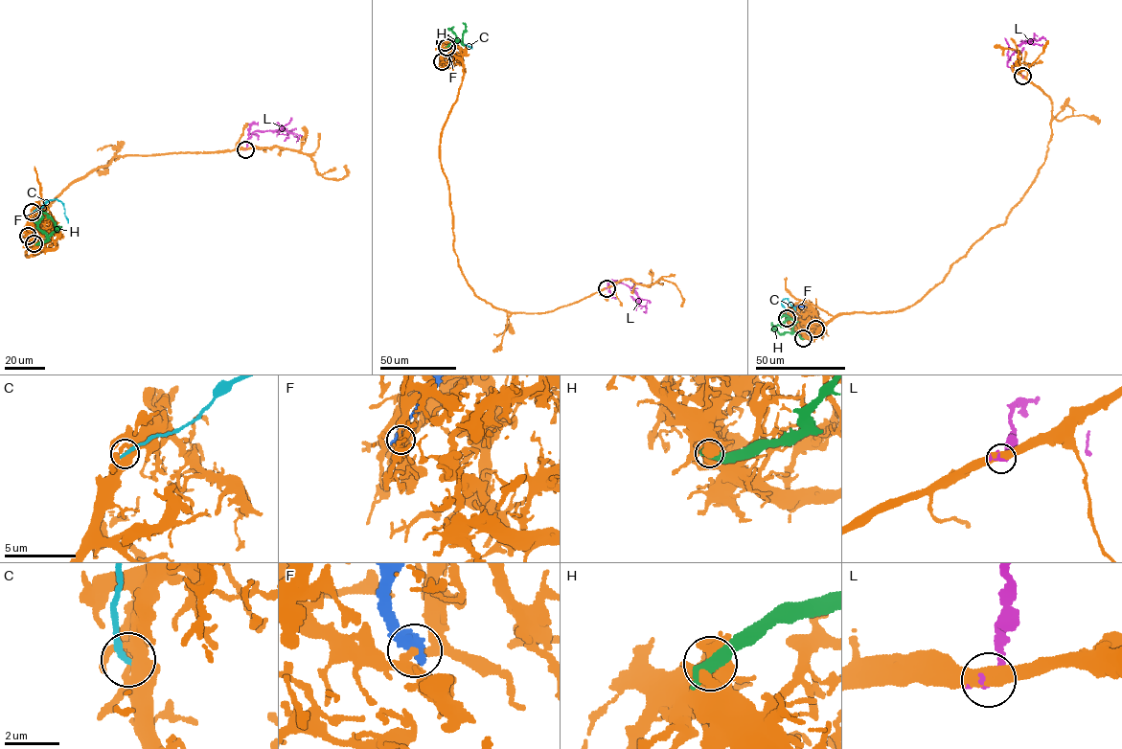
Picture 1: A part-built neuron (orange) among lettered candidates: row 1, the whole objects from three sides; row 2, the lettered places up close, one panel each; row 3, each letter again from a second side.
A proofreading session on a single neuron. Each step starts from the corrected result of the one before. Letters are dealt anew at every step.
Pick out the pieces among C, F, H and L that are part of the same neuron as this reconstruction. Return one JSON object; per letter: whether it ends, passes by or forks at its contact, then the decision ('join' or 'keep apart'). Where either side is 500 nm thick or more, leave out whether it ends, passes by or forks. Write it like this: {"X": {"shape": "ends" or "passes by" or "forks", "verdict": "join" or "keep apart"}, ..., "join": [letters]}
{"C": {"shape": "ends", "verdict": "keep apart"}, "F": {"verdict": "keep apart"}, "H": {"verdict": "keep apart"}, "L": {"verdict": "keep apart"}, "join": []}

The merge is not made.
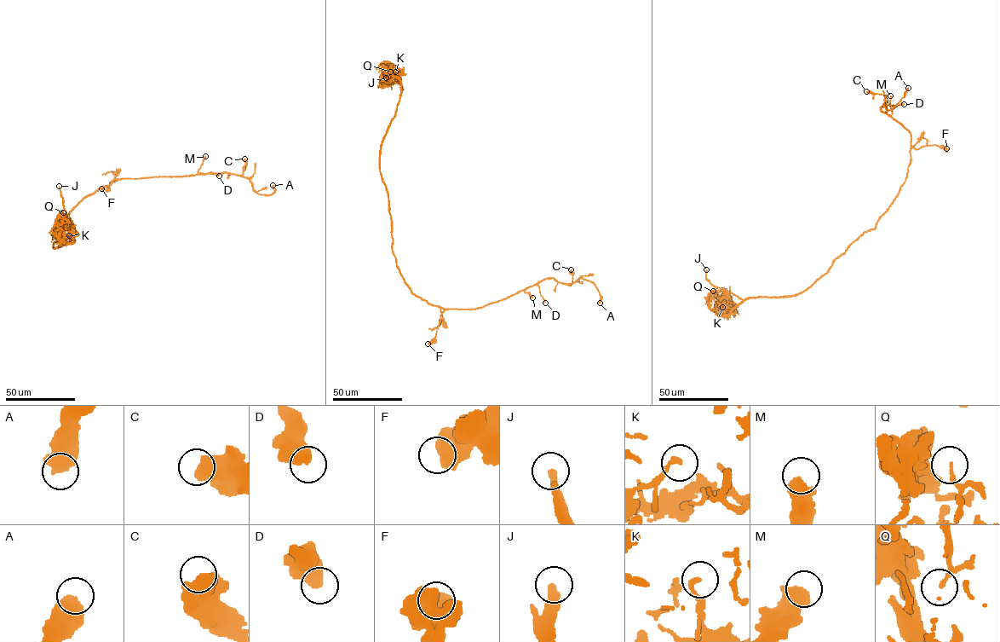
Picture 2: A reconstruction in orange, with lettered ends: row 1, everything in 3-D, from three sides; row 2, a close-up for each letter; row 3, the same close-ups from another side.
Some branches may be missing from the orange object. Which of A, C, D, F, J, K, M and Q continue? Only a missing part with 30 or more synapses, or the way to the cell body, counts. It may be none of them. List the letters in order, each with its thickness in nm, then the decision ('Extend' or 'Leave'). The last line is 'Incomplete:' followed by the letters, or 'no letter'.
A: Thickness 650 nm. Leave
C: Thickness 650 nm. Leave
D: Thickness 550 nm. Leave
F: Thickness 700 nm. Leave
J: Thickness 320 nm. Extend
K: Thickness 200 nm. Leave
M: Thickness 700 nm. Leave
Q: Thickness 110 nm. Leave
Incomplete: J

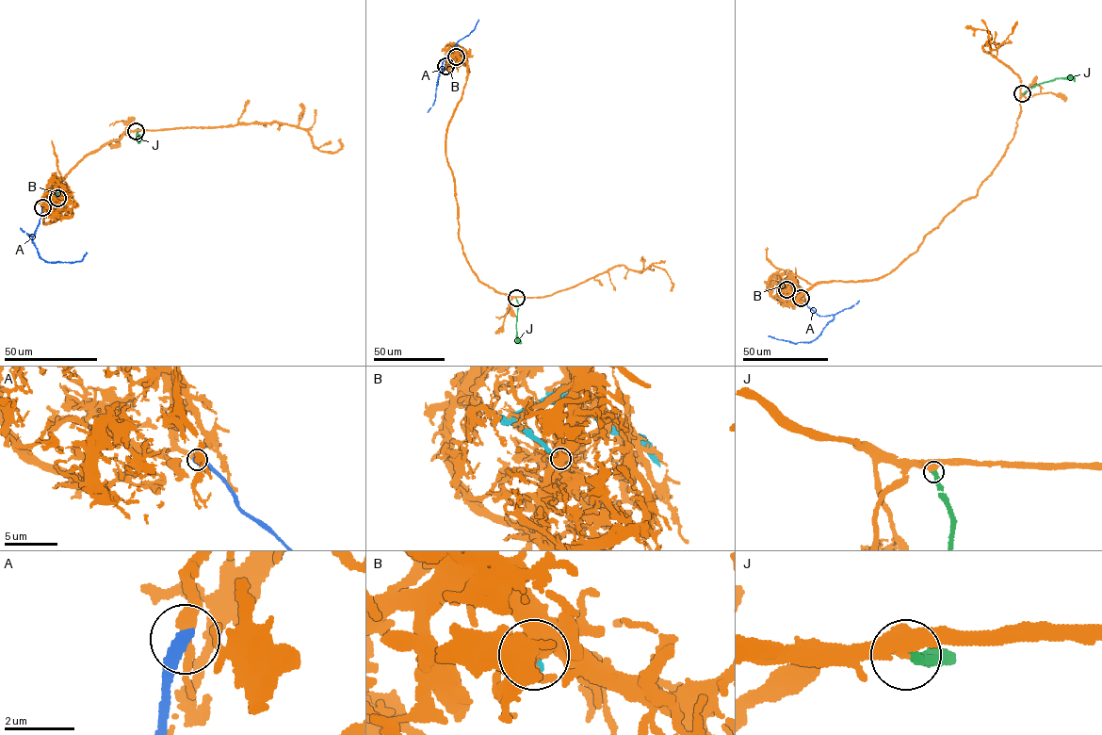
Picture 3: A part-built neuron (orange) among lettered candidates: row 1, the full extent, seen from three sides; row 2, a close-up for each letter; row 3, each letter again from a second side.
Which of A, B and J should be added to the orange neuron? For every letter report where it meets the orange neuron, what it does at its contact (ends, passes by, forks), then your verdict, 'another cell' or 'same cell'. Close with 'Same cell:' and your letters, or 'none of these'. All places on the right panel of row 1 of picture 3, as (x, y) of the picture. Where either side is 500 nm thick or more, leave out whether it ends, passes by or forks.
A: (801, 298) | it ends | another cell
B: (786, 289) | another cell
J: (1022, 93) | it ends | same cell
Same cell: J

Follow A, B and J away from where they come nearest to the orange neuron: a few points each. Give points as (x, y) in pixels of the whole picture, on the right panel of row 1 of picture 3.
A: (801, 298), (818, 315), (834, 317), (821, 334), (810, 342), (795, 343), (768, 336)
B: (786, 289), (778, 284), (788, 280), (802, 291)
J: (1022, 93), (1039, 84), (1075, 76)

